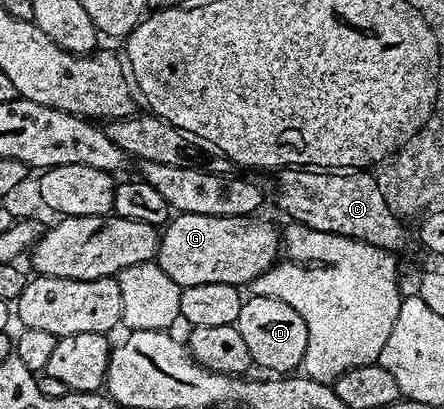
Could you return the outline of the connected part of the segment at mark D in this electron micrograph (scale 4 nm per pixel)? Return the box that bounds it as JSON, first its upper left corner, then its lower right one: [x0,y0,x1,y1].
[235,294,308,376]

